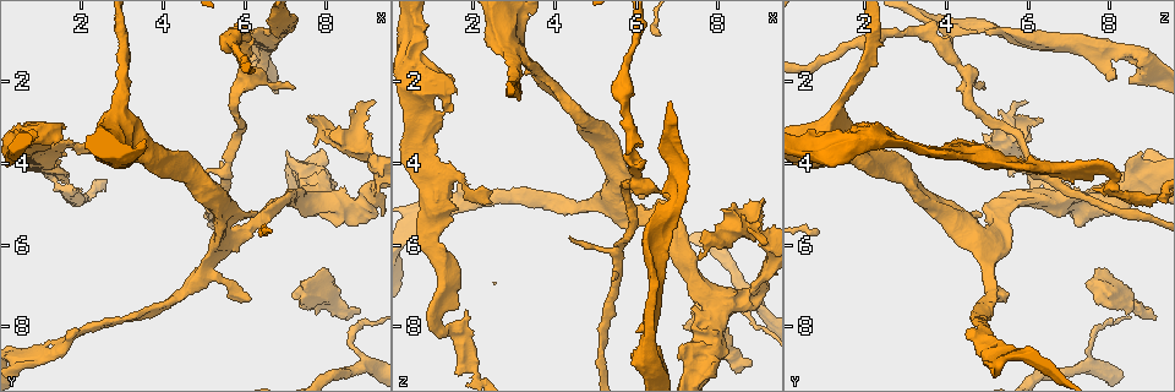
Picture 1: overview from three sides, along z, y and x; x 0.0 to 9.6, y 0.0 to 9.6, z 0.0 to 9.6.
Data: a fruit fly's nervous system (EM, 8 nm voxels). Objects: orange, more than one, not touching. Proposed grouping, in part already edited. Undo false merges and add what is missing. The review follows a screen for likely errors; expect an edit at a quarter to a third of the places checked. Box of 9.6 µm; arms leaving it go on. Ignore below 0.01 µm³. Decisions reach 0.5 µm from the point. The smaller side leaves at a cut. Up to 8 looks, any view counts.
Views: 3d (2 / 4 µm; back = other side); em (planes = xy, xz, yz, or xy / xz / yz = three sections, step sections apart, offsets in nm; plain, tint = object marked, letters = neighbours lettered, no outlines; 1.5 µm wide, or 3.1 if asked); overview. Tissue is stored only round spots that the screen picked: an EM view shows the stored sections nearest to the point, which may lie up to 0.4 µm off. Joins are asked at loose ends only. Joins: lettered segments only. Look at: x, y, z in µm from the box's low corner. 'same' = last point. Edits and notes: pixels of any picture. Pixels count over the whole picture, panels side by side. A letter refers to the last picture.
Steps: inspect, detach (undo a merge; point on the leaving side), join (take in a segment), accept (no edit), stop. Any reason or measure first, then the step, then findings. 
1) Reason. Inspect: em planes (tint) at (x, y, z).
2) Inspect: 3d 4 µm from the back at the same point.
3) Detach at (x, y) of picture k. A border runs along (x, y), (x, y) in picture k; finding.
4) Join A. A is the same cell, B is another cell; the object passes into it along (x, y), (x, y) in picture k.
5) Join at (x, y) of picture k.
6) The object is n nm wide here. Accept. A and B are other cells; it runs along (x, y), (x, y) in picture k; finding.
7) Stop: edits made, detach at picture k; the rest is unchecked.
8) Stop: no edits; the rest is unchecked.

Branch point. Inspect: 3d 4 µm at (1.25, 4.10, 6.80).

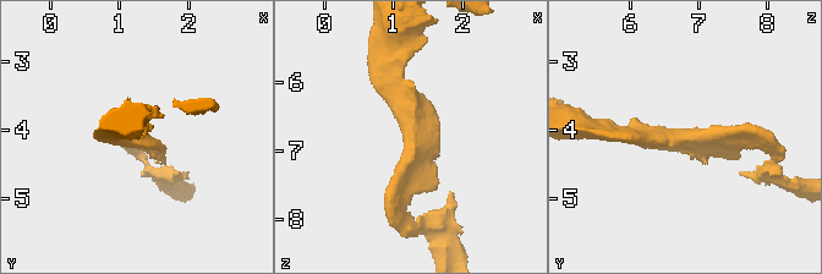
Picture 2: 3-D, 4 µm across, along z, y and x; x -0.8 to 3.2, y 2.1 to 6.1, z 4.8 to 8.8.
Shape alone is not enough. Inspect: em planes (tint) at (1.30, 4.10, 6.85).

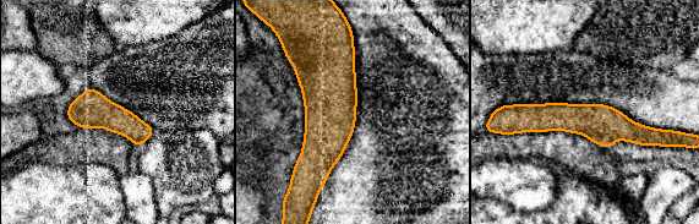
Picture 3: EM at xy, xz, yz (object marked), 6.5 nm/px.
See the neighbours. Inspect: em planes (letters) at the same point.

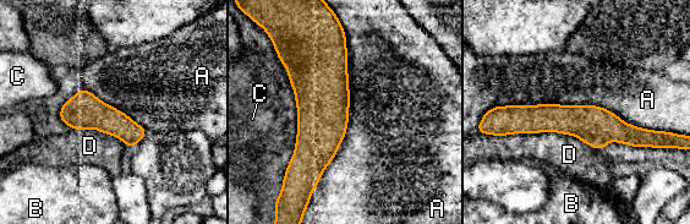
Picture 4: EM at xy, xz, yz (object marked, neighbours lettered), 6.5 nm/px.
The longest contact is with A, 1100 nm. Accept. A, B, C and D are other cells; it runs along (509, 115), (646, 134) in picture 4; continuous, no second neuron.

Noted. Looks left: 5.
An open end. Inspect: em planes (tint) at (1.60, 8.30, 4.45).

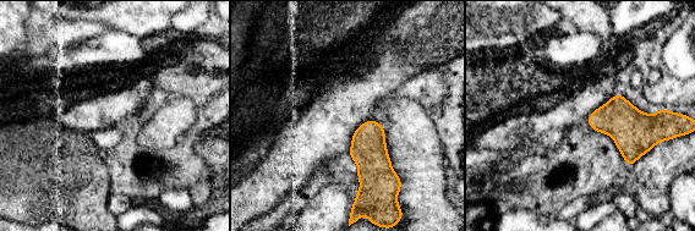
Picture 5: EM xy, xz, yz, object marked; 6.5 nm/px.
Inspect: em planes (letters) at the same point.

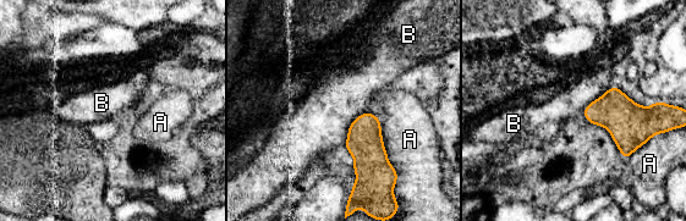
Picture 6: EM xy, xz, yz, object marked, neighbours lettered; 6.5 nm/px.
Accept. A and B are other cells; a border runs along (366, 112), (351, 123), (344, 144) in picture 6; none of them fits.

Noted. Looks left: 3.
An open end. Inspect: 3d 4 µm at (1.65, 3.15, 2.35).

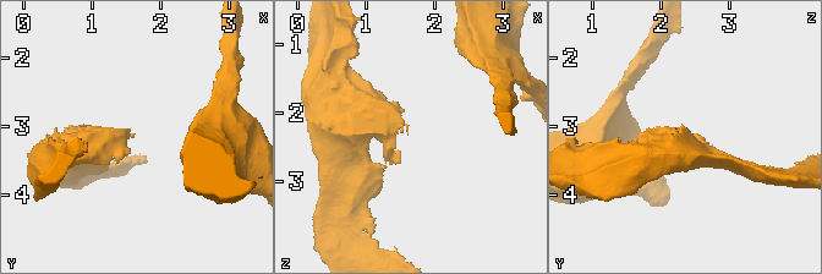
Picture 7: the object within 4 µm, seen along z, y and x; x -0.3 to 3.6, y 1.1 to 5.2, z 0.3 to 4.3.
Inspect: em planes (letters) at (1.60, 3.15, 2.30).

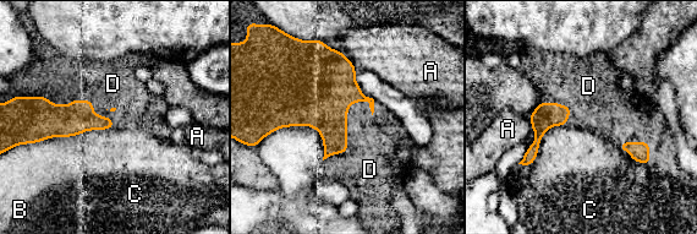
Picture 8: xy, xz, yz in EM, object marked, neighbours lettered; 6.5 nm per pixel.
Join D. D is the same cell, A, B and C are other cells; the object passes into it along (318, 94), (346, 120), (373, 140) in picture 8; it goes on there.

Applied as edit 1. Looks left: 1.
Closes a loop. Inspect: em yz step 4 (letters) at (0.65, 3.45, 0.80).

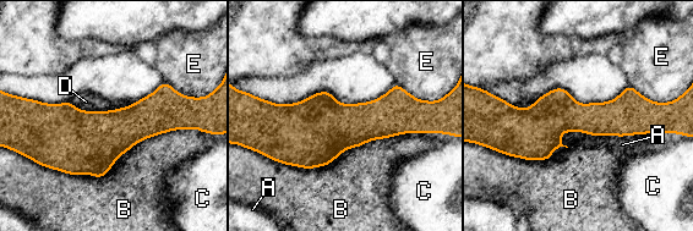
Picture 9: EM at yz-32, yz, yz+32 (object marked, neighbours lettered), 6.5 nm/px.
Accept. A, B, C, D and E are other cells; a border runs along (629, 136), (565, 131), (560, 141) in picture 9; continuous, no second neuron.

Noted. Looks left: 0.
Stop: edits made, join at picture 8; the rest is unchecked.

